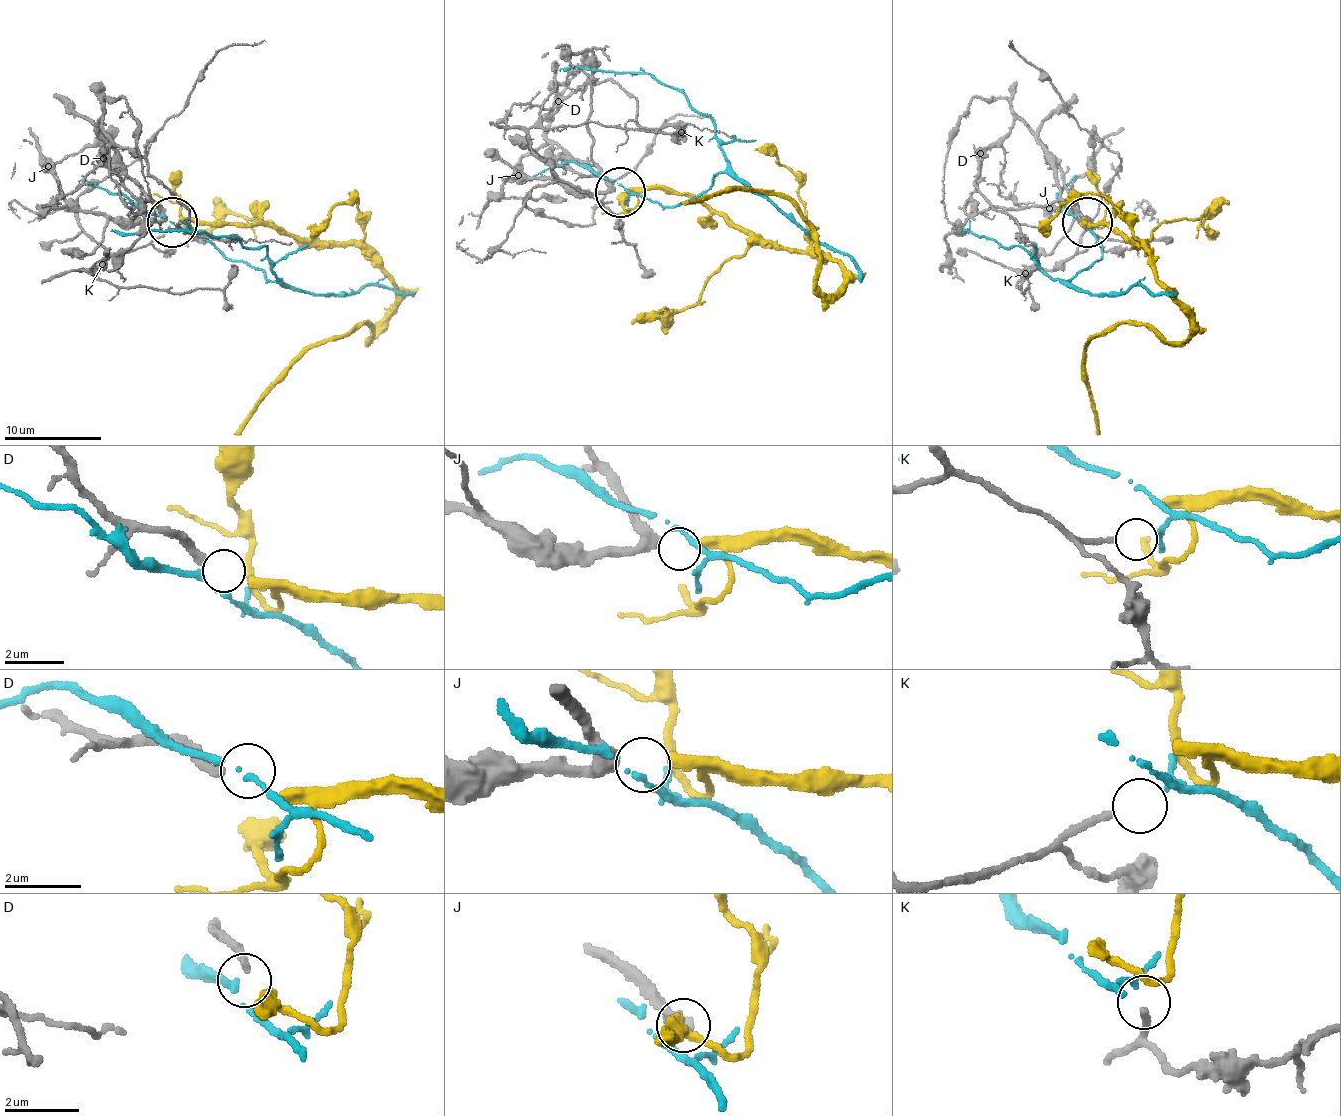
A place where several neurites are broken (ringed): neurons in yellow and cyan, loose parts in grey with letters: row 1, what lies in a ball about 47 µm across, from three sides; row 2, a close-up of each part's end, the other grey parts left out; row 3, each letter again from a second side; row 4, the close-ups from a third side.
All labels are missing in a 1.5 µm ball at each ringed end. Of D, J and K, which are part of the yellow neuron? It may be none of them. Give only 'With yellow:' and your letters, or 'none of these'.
With yellow: J

